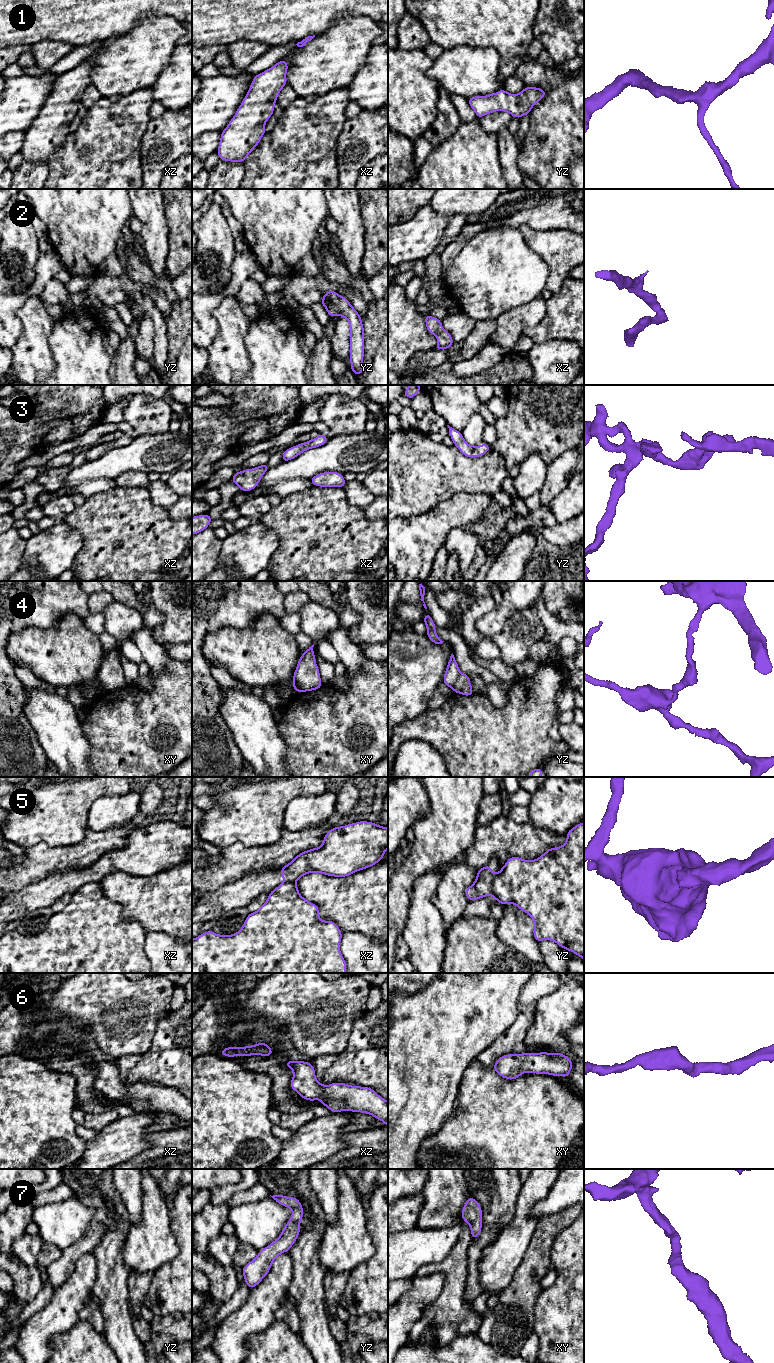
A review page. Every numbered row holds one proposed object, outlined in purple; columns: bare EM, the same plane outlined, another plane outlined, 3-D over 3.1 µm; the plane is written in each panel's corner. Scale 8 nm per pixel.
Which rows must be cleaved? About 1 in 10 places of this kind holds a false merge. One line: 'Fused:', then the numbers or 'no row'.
Fused: 4, 5

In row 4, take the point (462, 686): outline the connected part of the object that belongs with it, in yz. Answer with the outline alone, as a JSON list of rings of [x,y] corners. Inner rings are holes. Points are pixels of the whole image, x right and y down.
[[[460,674],[453,691],[454,693],[462,694],[464,696],[471,696],[474,694],[468,674]]]

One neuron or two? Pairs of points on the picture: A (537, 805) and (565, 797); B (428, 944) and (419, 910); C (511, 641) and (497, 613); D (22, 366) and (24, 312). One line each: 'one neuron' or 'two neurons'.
A: one neuron
B: one neuron
C: two neurons
D: one neuron

